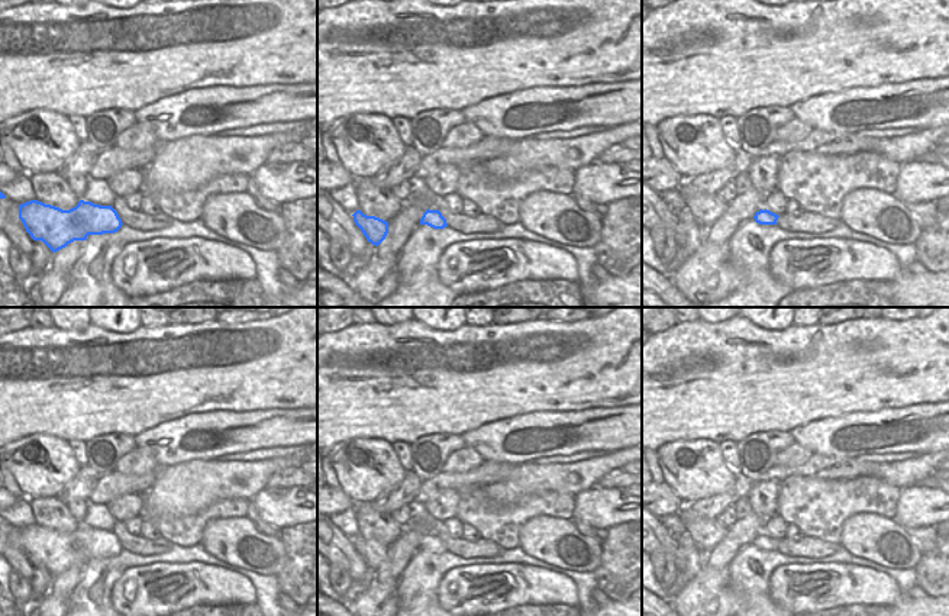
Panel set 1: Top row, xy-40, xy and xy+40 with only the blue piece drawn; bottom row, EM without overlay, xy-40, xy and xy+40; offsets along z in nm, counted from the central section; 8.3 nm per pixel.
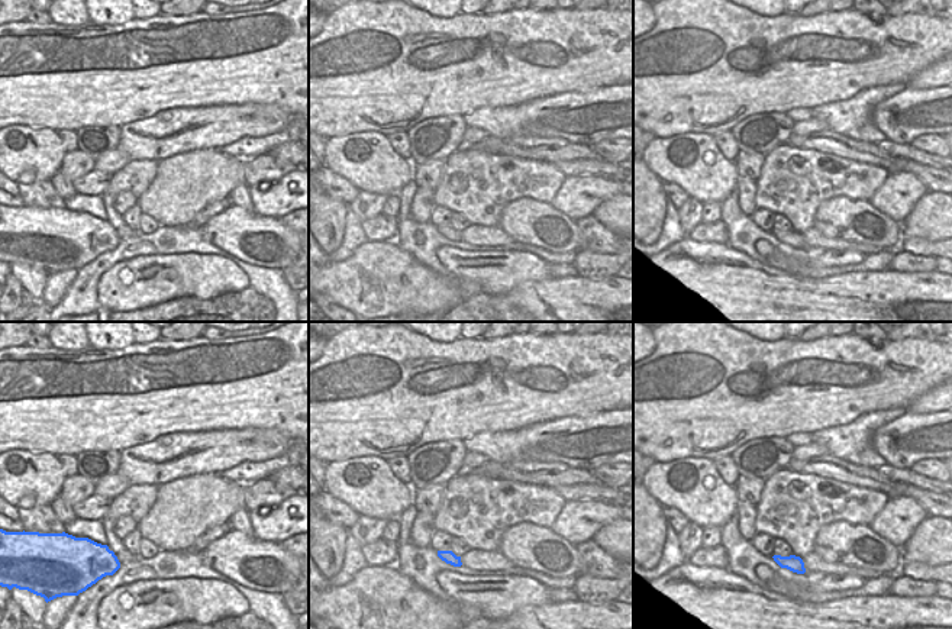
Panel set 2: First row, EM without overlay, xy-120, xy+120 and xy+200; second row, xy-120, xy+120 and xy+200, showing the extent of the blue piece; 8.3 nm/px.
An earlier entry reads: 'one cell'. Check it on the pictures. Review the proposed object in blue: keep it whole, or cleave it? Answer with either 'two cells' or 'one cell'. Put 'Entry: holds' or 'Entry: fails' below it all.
one cell
Entry: holds

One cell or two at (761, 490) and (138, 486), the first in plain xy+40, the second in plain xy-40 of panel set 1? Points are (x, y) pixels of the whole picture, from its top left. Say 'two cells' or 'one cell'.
two cells

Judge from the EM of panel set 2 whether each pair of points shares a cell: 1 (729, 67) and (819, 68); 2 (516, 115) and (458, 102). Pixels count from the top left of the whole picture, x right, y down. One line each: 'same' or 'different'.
1: same
2: different

